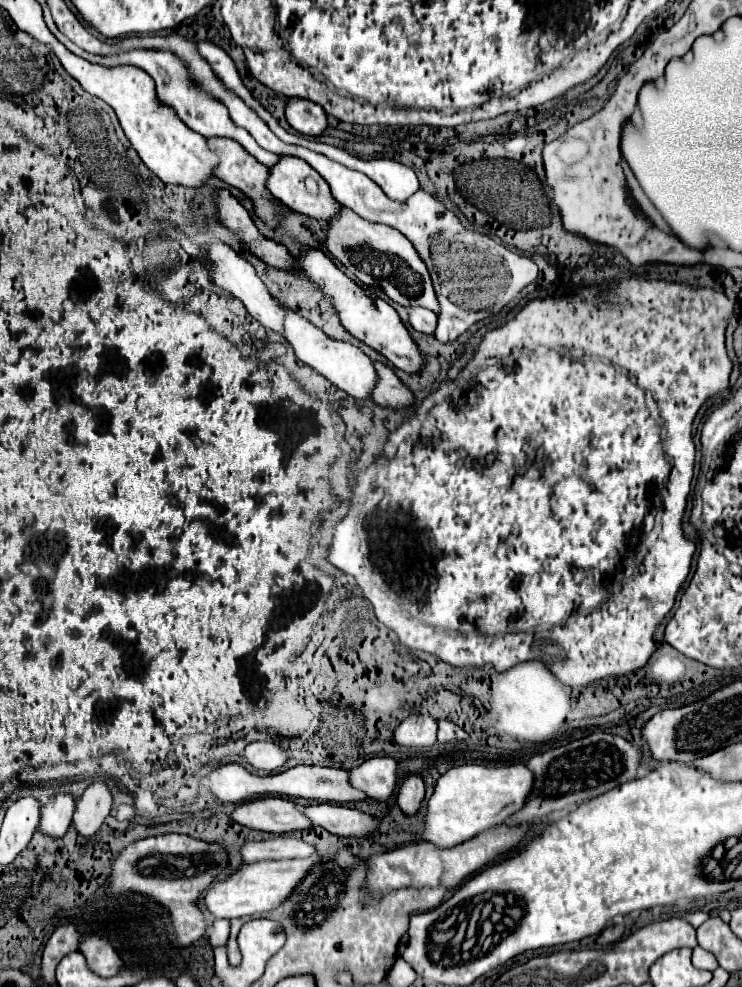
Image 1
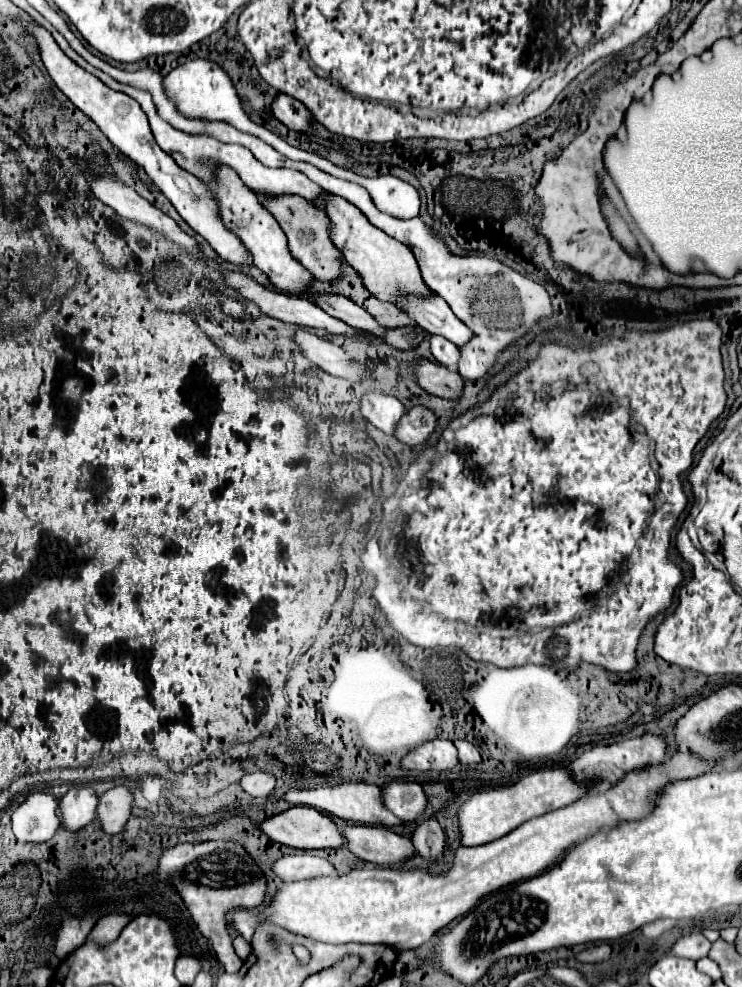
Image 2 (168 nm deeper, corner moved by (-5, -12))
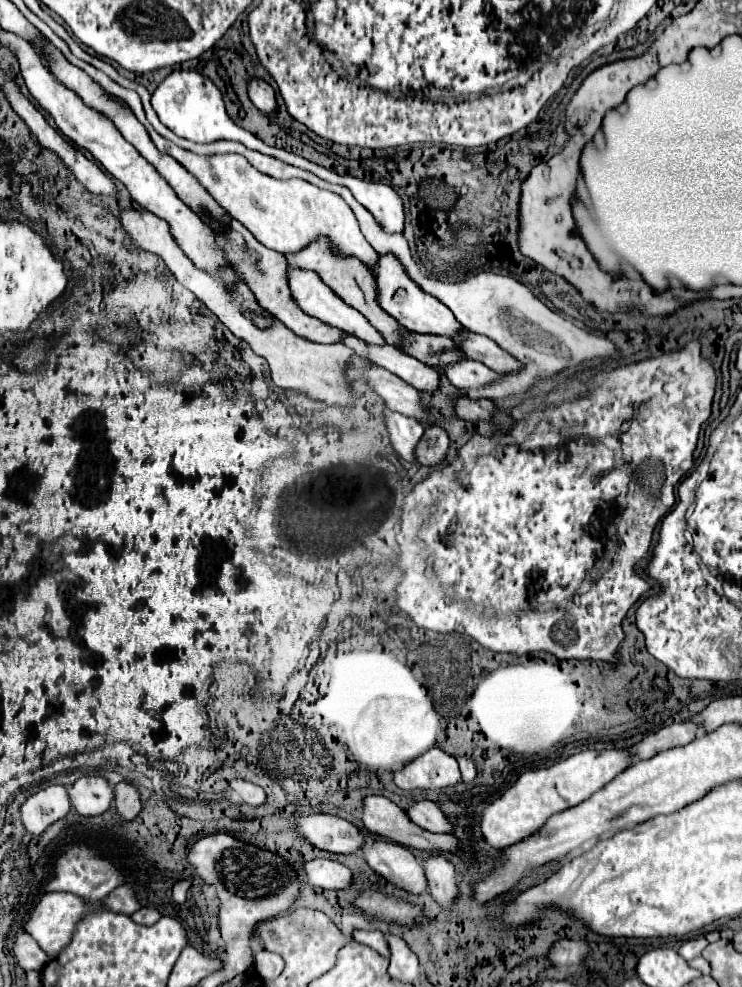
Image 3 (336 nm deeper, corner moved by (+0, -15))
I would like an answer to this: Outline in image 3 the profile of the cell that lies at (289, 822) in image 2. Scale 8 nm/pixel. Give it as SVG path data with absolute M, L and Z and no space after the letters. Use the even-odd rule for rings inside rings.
M318 813L298 817L294 829L314 847L330 853L360 853L364 845L364 835L360 829L354 823L334 815Z

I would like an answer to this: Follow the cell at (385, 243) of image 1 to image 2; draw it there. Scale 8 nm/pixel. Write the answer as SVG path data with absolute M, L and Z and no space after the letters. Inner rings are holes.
M431 292L429 294L405 294L399 300L399 308L429 334L441 334L453 344L465 344L471 338L469 328L451 312L447 302Z

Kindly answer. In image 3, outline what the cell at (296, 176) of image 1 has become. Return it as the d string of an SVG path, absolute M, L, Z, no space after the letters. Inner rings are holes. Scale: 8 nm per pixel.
M392 255L380 257L374 279L378 283L380 307L384 307L384 311L388 311L392 317L400 319L400 323L404 323L404 327L408 327L408 331L444 335L444 337L456 337L466 331L462 327L462 323L458 323L458 319L452 315L452 311L444 303L440 303L436 297L430 297L424 291L420 291L420 287L416 287L416 283L412 283L412 279L408 279L408 275L404 275L404 269L400 267L400 263L396 263L396 259L392 259Z

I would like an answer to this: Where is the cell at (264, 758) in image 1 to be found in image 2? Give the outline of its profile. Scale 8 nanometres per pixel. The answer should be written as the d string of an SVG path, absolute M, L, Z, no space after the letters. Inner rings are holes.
M257 770L257 772L251 772L251 774L245 774L241 778L241 786L247 794L255 796L255 798L267 798L271 794L271 790L275 788L275 776L271 772L263 772L263 770Z

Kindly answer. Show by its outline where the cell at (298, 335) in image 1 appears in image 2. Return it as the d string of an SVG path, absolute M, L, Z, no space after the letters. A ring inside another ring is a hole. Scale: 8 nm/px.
M379 390L363 394L359 406L363 418L367 418L375 428L387 434L393 434L397 420L405 414L405 406L395 396L383 394Z

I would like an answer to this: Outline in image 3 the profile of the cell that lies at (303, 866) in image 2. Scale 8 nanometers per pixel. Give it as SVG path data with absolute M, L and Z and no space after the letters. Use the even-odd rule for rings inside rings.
M314 859L306 863L304 873L314 887L346 889L352 883L352 871L334 859Z

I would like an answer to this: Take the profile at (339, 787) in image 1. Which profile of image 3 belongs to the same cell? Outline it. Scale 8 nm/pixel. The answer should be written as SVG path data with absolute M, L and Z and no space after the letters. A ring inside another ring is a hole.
M366 797L364 799L364 815L362 815L362 821L366 825L366 829L370 829L372 833L392 841L392 843L398 843L398 845L404 845L404 847L410 847L410 849L418 849L418 851L424 851L424 853L460 853L460 843L454 835L436 835L436 833L428 833L424 831L422 827L418 827L416 823L412 823L408 819L408 815L396 805L392 803L390 799L386 797Z

